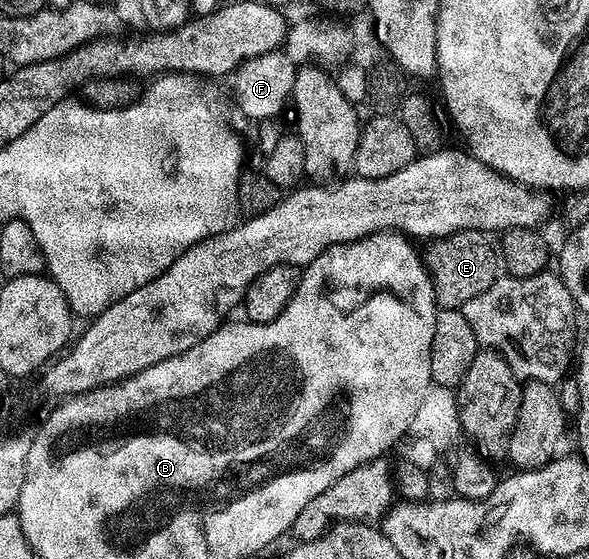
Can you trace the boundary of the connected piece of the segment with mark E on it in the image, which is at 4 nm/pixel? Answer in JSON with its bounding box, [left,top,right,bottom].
[422,230,501,309]

